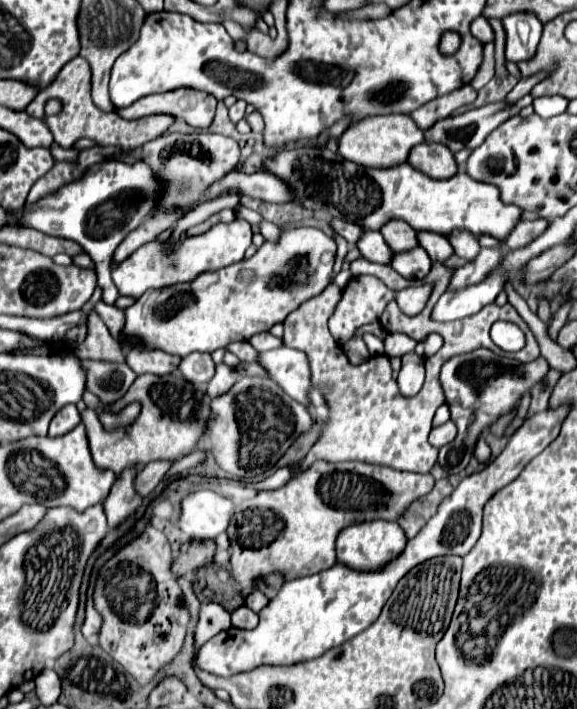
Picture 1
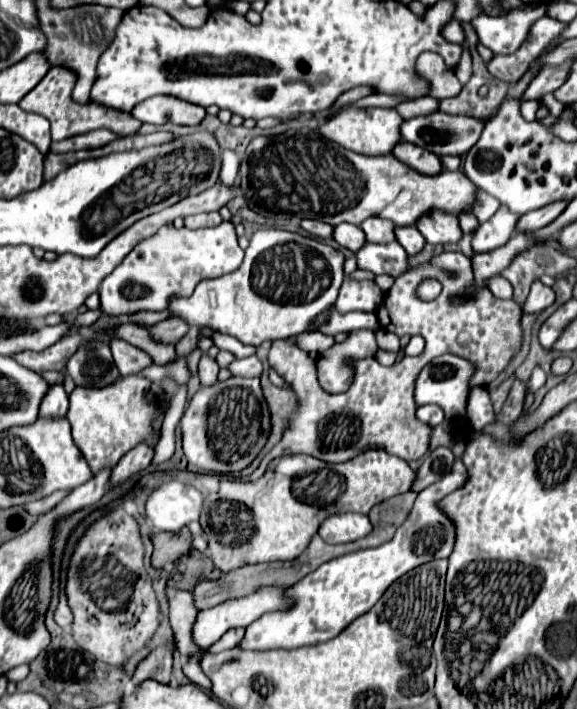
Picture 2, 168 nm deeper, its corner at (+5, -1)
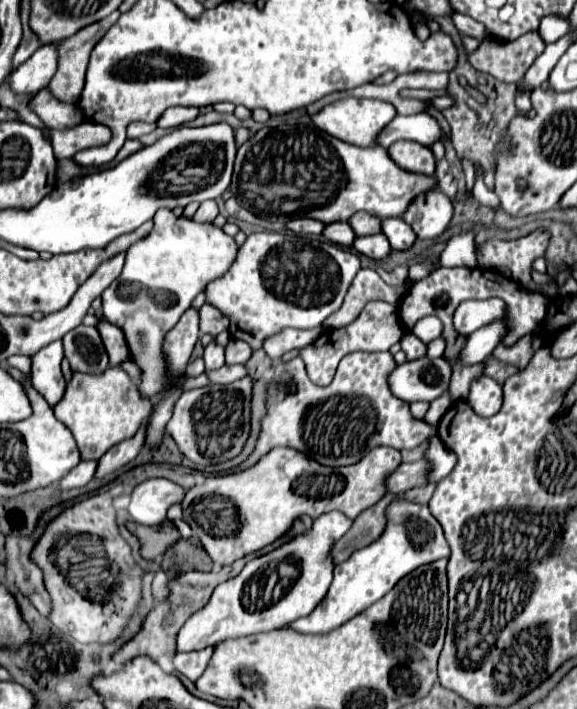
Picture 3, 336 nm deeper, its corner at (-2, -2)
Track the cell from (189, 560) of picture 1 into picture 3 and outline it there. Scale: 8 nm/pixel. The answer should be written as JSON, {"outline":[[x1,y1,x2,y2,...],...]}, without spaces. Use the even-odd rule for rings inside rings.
{"outline":[[130,521,128,529,140,539,142,543,140,553,146,561,158,561,180,539,180,531,172,521,166,521,160,527,146,527]]}

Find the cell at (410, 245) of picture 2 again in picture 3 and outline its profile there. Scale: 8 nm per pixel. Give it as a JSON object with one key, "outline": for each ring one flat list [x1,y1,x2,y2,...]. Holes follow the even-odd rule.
{"outline":[[398,217,384,219,382,221,382,233,388,237,394,251,406,251,416,241,416,237,414,237,412,229,406,225,406,221,398,219]]}

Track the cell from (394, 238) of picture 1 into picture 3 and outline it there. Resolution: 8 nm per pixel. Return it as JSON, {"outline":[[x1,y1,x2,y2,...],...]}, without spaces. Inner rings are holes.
{"outline":[[356,213,354,217,350,217,348,221,354,229,356,235,374,235,374,233,382,233,382,221,370,213]]}

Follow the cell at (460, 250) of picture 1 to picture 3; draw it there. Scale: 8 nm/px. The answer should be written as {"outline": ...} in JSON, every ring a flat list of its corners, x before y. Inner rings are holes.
{"outline":[[438,189,420,195,404,213,404,221,414,229,418,239,440,237,454,217,452,201]]}

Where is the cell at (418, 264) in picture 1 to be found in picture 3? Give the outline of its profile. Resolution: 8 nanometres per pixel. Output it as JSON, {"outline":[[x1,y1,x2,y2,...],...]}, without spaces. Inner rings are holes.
{"outline":[[368,235,368,237,356,237,354,241,354,249,370,259,376,259,376,261,382,261,390,255,390,243,386,241,386,237,380,235]]}

